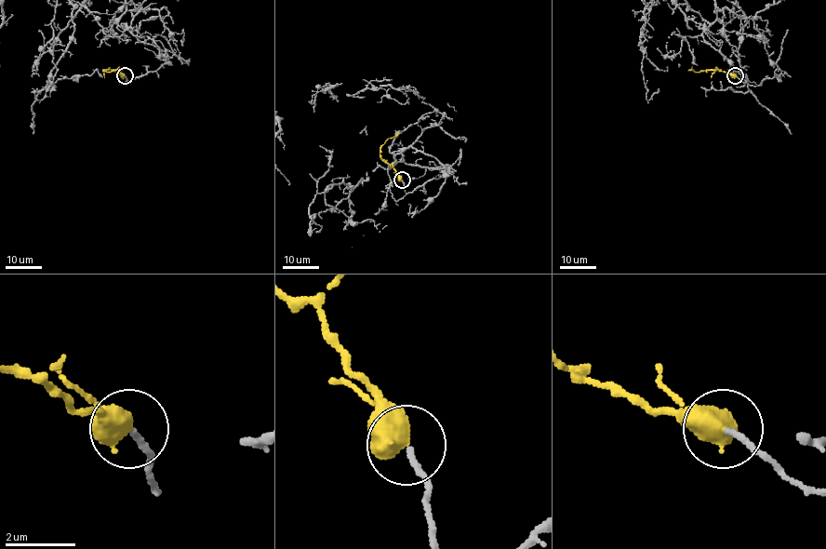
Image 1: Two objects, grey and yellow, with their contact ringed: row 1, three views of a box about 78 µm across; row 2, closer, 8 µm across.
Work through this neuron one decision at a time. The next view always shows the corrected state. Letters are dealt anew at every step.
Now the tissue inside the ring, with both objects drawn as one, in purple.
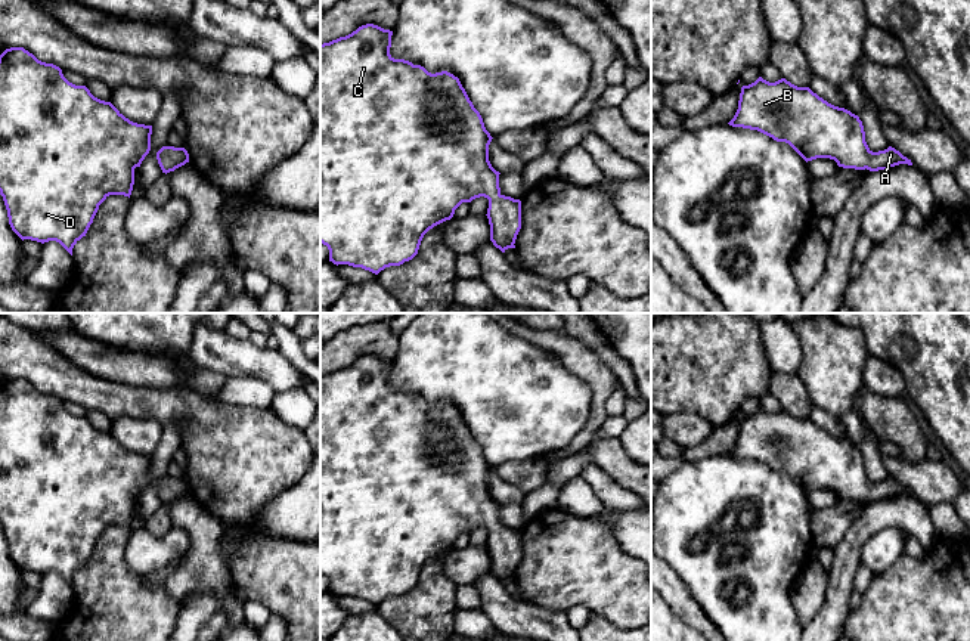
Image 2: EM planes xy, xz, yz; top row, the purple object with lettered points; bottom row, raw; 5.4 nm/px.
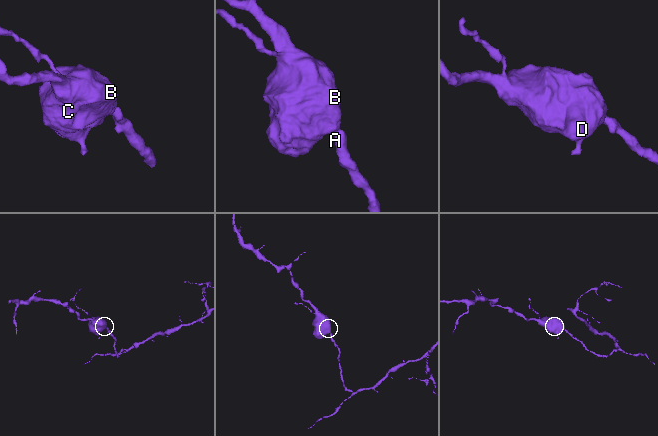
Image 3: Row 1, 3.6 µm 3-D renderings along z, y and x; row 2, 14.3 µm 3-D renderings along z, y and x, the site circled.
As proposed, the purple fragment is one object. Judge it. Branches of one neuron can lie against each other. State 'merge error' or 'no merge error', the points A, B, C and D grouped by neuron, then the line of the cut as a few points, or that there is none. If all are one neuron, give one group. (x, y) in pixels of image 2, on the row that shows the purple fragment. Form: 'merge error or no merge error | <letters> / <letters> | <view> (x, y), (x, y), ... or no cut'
no merge error | A B C D | no cut

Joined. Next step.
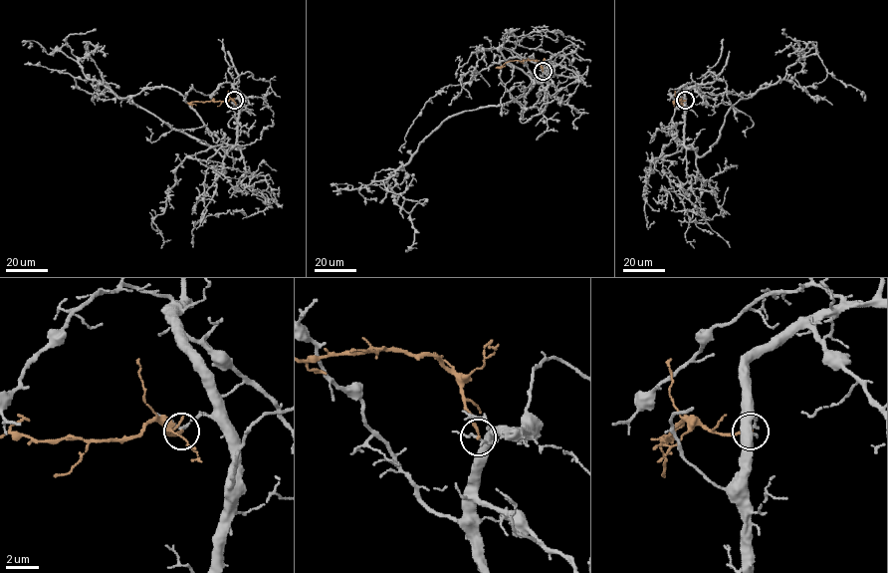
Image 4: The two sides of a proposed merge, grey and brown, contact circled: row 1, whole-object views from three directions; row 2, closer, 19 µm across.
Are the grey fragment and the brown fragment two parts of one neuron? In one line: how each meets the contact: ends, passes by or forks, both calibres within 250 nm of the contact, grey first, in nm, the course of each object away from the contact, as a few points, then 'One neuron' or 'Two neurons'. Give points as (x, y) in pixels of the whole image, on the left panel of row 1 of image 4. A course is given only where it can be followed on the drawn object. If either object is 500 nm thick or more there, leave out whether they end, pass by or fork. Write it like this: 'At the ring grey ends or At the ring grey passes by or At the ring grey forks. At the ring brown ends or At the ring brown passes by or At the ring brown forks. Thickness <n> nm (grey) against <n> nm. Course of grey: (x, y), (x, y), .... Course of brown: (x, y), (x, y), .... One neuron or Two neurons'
At the ring grey passes by. At the ring brown ends. Thickness 150 nm (grey) against 160 nm. Course of grey: (234, 100), (240, 102), (239, 148), (224, 156), (90, 80), (79, 61), (87, 54), (106, 83), (97, 101). Course of brown: (234, 100), (191, 103), (196, 106). Two neurons

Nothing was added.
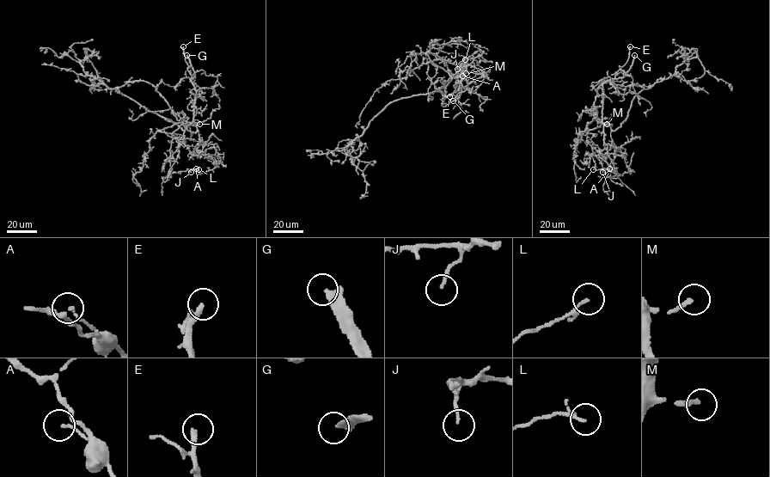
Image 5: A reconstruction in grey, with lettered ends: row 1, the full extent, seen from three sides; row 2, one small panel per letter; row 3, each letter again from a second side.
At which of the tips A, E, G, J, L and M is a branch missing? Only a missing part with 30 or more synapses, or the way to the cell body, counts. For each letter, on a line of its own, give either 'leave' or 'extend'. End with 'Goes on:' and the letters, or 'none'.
A: leave
E: extend
G: extend
J: leave
L: leave
M: extend
Goes on: E, G, M

